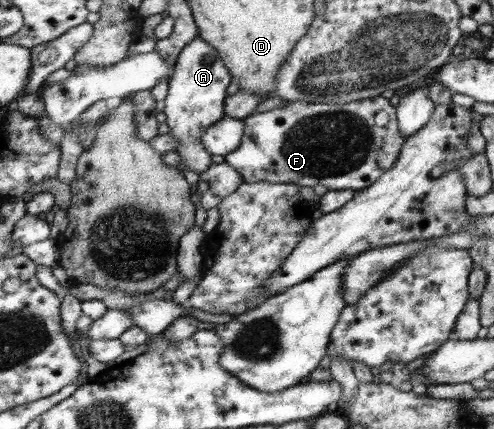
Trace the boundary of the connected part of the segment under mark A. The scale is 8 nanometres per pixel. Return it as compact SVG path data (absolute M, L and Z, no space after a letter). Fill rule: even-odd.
M196 37L192 43L188 43L175 61L171 78L168 80L167 96L164 99L164 115L166 125L173 138L180 142L177 150L181 155L181 164L199 174L205 172L212 163L212 155L208 153L199 139L203 131L224 119L224 102L228 97L226 88L234 81L228 68L222 62L220 55L209 45Z

